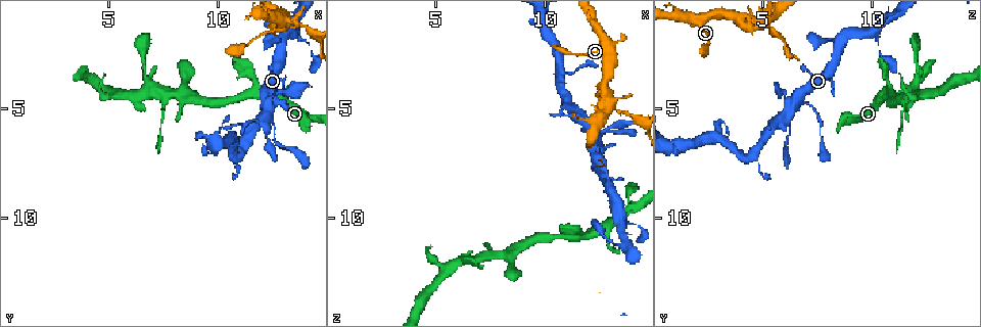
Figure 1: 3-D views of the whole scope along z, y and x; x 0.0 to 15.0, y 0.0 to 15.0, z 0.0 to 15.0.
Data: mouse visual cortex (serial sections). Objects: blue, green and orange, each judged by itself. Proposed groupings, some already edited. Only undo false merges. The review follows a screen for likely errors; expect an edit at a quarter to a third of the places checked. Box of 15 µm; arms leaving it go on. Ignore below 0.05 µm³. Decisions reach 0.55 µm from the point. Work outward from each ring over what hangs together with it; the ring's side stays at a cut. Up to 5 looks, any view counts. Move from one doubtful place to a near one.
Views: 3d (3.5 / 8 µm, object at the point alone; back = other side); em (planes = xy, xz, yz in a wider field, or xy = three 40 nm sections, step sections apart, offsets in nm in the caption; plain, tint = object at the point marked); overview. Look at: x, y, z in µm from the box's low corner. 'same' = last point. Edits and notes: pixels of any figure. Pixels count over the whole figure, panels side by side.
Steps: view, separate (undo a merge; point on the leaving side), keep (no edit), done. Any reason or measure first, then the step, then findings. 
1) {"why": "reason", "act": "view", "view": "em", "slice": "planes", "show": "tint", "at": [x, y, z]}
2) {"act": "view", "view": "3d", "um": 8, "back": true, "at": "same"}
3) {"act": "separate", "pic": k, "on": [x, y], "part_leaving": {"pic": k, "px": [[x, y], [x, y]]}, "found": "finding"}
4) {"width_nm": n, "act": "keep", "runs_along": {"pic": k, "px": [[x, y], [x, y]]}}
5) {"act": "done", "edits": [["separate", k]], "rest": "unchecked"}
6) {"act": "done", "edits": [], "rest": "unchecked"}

{"why": "thick turns thin", "act": "view", "view": "3d", "um": 8, "at": [12.1, 4.3, 6.7]}

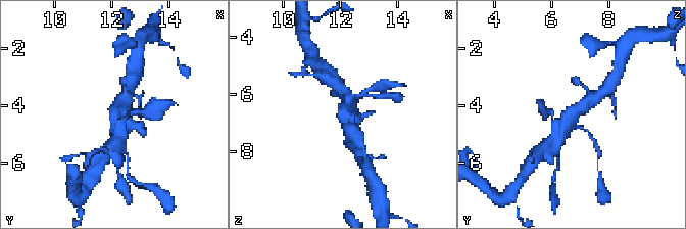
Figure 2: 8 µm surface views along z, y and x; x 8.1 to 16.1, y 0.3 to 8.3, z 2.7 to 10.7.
{"why": "zoom in", "act": "view", "view": "3d", "um": 3.5, "at": [12.3, 4.3, 6.6]}

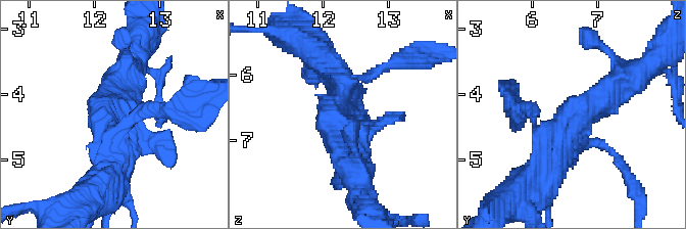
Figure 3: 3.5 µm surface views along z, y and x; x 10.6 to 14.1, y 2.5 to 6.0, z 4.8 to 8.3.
{"arm_widths_nm": [150, 200, 350, 450], "act": "keep", "runs_along": {"pic": 3, "px": [[625, 83], [580, 113], [536, 177]]}, "found": "one cell here"}

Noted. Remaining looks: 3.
{"act": "view", "view": "3d", "um": 8, "at": [13.1, 1.1, 4.9]}

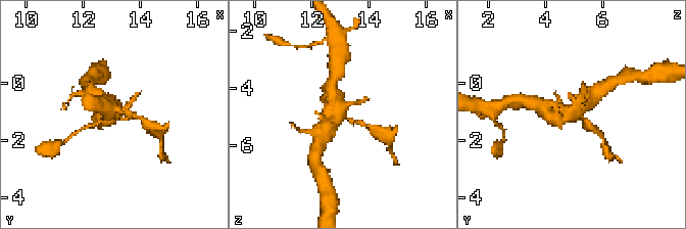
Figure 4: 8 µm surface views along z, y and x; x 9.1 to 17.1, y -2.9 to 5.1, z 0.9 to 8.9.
{"act": "view", "view": "3d", "um": 3.5, "at": [13.1, 1.1, 4.9]}

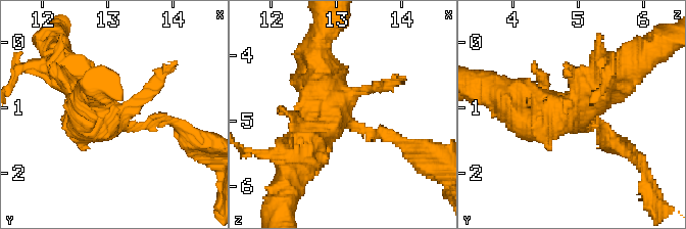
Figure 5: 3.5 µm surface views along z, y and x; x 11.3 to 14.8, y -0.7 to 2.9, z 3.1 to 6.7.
{"act": "view", "view": "em", "slice": "xy", "step": 3, "show": "tint", "at": [13.05, 1.15, 4.90]}

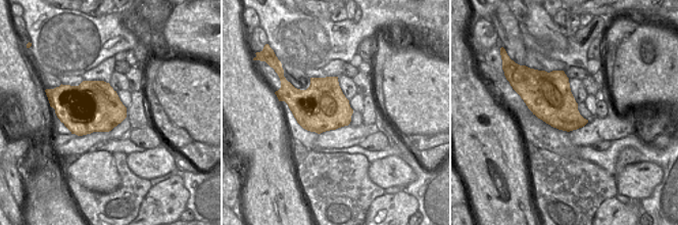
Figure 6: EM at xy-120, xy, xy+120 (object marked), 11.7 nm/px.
{"width_nm": 550, "act": "separate", "pic": 5, "on": [397, 137], "part_leaving": {"pic": 5, "px": [[360, 130], [442, 158]]}, "found": "a second cell is stuck on"}

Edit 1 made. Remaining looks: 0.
{"act": "done", "edits": [["separate", 5]], "rest": "unchecked"}

